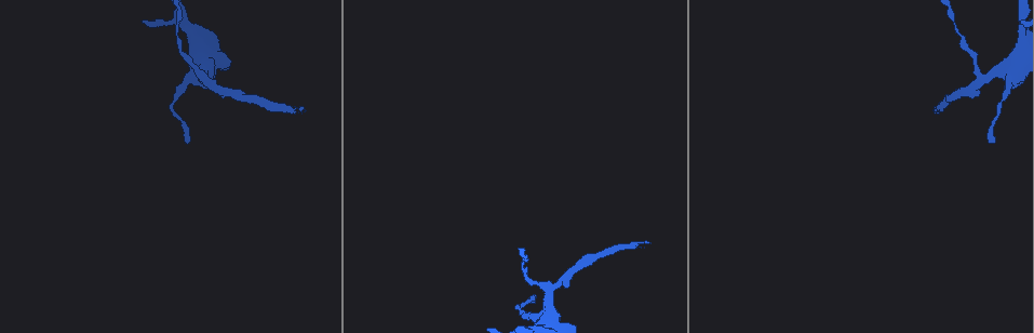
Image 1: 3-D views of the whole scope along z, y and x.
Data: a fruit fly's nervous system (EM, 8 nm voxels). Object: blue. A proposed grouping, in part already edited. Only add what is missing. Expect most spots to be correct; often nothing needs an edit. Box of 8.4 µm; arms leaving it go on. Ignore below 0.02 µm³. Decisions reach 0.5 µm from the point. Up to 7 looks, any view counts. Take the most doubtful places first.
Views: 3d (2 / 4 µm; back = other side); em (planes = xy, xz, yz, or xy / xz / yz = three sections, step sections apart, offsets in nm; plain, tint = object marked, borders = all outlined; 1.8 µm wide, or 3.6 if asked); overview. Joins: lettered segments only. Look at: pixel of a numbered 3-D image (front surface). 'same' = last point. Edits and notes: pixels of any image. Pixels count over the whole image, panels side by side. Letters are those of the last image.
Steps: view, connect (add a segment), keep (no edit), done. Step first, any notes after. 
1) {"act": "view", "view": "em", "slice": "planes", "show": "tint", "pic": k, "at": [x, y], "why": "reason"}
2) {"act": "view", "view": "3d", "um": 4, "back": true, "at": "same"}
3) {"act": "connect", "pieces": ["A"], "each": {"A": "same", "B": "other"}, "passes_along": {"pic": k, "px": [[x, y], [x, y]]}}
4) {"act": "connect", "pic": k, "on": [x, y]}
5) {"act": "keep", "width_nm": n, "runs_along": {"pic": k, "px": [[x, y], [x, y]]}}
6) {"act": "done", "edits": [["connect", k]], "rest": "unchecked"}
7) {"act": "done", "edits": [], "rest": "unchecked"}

{"act": "view", "view": "3d", "um": 2, "pic": 1, "at": [290, 113], "why": "free end"}

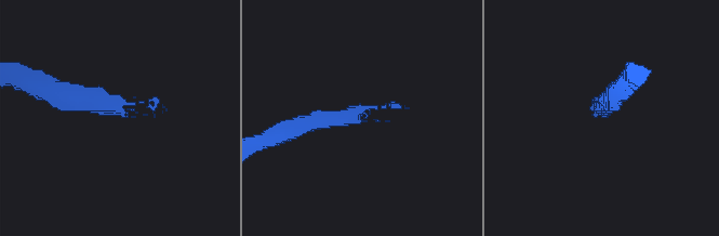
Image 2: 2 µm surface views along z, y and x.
{"act": "view", "view": "em", "slice": "xy", "step": 16, "show": "tint", "pic": 2, "at": [124, 117]}

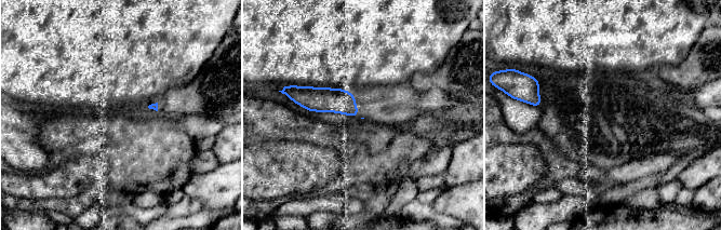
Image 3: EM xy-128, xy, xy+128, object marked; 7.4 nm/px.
{"act": "view", "view": "em", "slice": "planes", "show": "borders", "at": "same"}

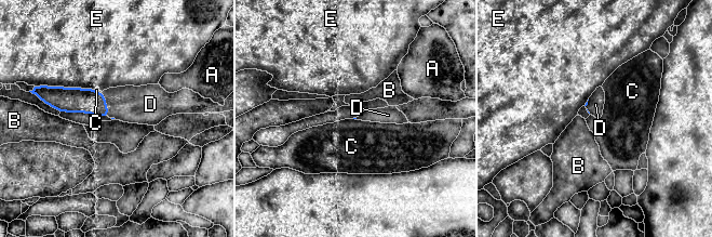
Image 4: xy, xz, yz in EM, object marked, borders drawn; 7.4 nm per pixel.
{"act": "connect", "pieces": ["D"], "each": {"A": "other", "B": "other", "C": "other", "D": "same", "E": "other"}, "found": "it goes on there"}

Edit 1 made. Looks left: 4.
{"act": "view", "view": "overview"}

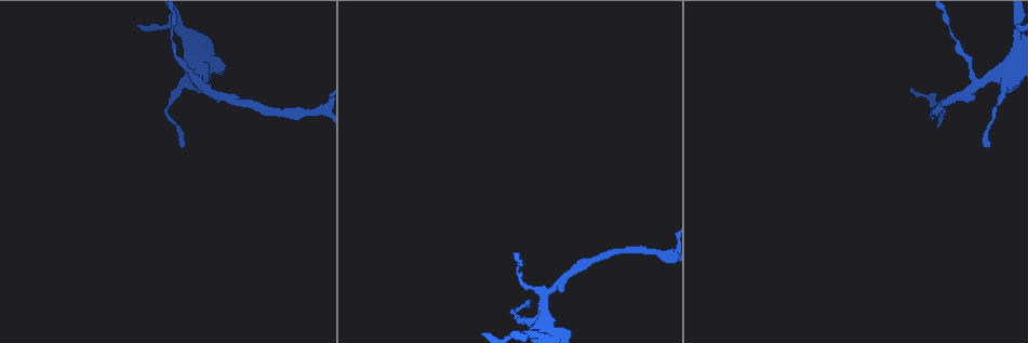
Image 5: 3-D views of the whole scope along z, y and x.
{"act": "view", "view": "em", "um": 3.6, "slice": "planes", "show": "borders", "pic": 5, "at": [543, 326], "why": "thick turns thin"}

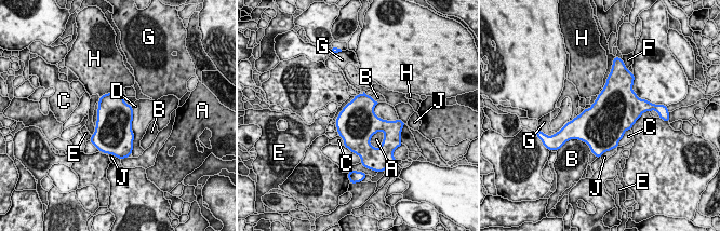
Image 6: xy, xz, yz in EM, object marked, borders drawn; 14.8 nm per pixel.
{"act": "keep", "each": {"A": "other", "B": "other", "C": "other", "D": "other", "E": "other", "F": "other", "G": "other", "H": "other", "J": "other"}, "border": {"pic": 6, "px": [[131, 106], [133, 147]]}, "found": "no lettered segment goes on from it"}

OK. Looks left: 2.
{"act": "view", "view": "em", "slice": "xy", "step": 4, "show": "tint", "pic": 5, "at": [181, 146], "why": "branch stops here"}

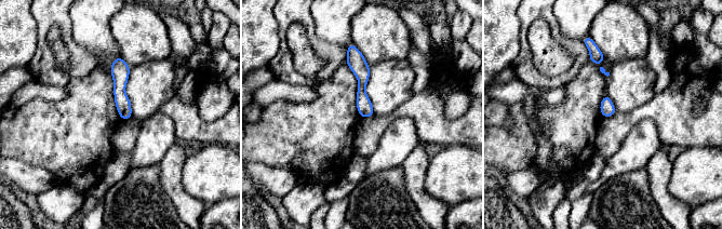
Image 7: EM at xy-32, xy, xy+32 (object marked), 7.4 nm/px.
{"act": "view", "view": "em", "slice": "xy", "step": 4, "show": "borders", "at": "same", "why": "see the neighbours"}

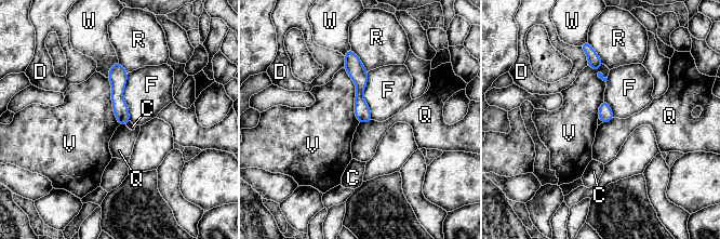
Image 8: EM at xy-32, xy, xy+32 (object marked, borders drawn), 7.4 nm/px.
{"act": "keep", "each": {"C": "other", "D": "other", "F": "other", "Q": "other", "R": "other", "V": "other", "W": "other"}, "runs_along": {"pic": 8, "px": [[348, 56], [359, 75], [365, 120]]}, "found": "none of them fits"}

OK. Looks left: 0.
{"act": "done", "edits": [["connect", 4]], "rest": "unchecked"}

